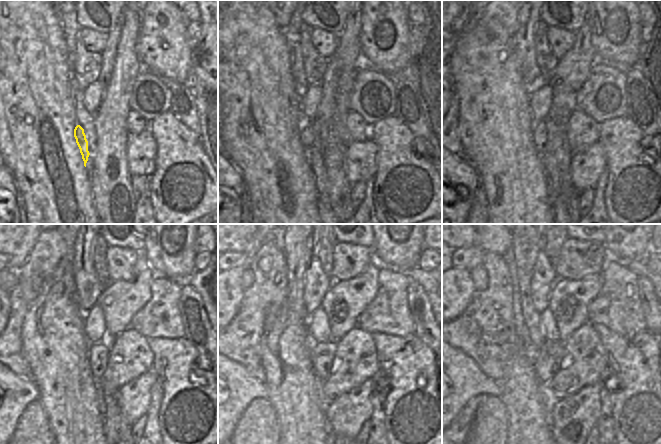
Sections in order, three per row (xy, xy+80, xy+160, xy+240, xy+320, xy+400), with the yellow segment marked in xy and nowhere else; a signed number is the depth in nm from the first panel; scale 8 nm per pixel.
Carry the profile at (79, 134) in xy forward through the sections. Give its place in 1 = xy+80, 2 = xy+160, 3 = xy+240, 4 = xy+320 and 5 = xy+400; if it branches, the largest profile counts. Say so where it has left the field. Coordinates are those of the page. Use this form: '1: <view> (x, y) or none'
1: xy+80 (306, 135)
2: xy+160 (539, 135)
3: xy+240 (98, 354)
4: xy+320 (323, 352)
5: xy+400 (547, 361)

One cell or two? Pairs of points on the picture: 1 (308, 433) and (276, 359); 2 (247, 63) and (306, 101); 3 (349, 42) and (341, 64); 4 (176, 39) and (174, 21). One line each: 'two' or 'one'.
1: one
2: two
3: one
4: one

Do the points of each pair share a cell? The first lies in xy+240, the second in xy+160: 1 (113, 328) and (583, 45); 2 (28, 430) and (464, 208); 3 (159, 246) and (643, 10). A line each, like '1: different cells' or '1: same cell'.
1: same cell
2: different cells
3: different cells

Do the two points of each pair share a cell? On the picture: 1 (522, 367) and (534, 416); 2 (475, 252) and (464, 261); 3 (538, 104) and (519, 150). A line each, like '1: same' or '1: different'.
1: same
2: same
3: different

